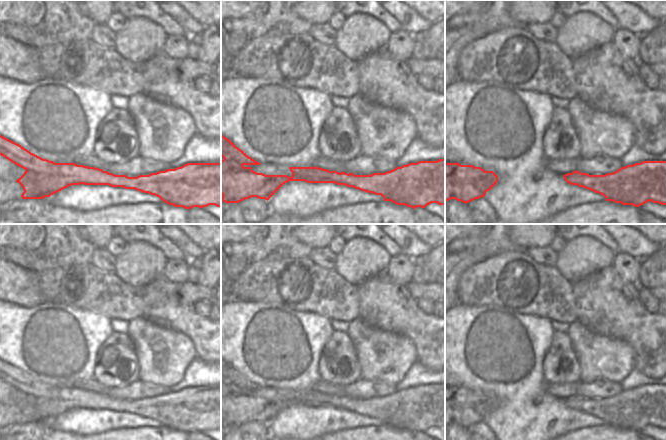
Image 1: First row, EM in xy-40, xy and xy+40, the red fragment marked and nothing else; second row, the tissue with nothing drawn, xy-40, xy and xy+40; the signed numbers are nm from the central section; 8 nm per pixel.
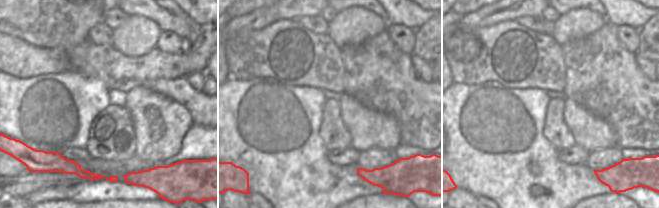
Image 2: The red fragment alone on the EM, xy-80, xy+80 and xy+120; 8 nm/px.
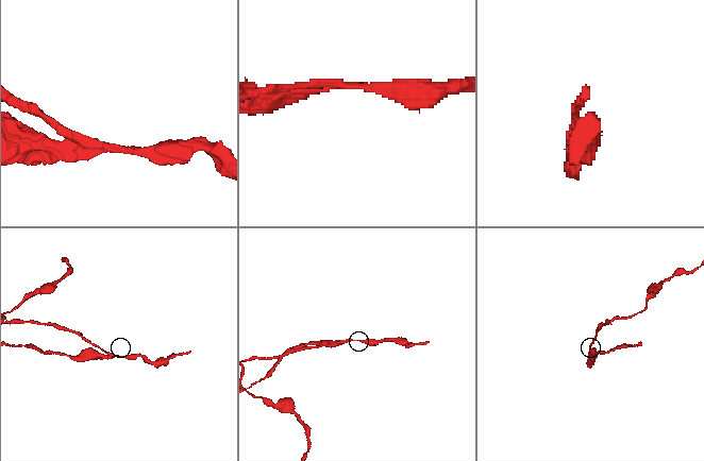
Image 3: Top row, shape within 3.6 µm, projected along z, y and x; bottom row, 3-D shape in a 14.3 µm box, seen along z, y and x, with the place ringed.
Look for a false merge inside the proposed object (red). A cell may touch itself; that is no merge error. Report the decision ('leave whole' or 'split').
split

